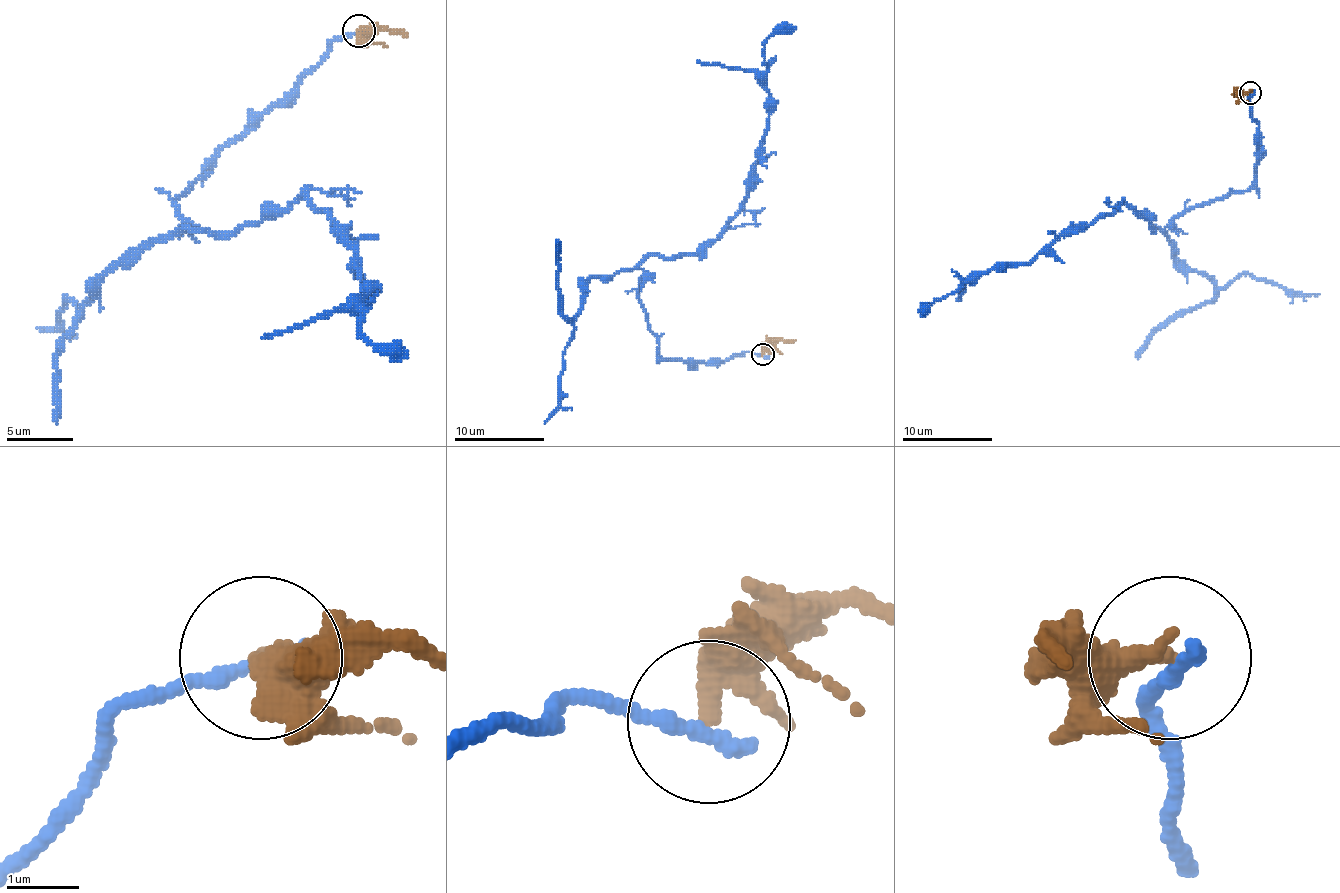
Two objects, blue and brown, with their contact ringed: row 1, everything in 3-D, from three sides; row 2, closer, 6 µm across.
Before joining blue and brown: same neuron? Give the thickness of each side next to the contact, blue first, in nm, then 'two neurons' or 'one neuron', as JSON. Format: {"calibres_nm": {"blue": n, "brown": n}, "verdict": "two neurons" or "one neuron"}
{"calibres_nm": {"blue": 260, "brown": 240}, "verdict": "two neurons"}

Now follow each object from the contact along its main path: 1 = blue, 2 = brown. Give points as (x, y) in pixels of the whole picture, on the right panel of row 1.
1: (1252, 92), (1247, 191), (1162, 229), (1120, 204), (922, 314)
2: (1250, 92), (1236, 92), (1236, 96)

